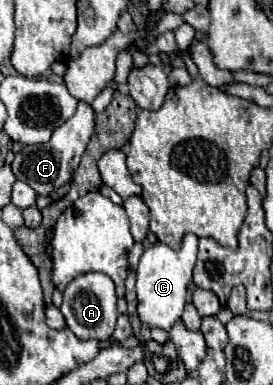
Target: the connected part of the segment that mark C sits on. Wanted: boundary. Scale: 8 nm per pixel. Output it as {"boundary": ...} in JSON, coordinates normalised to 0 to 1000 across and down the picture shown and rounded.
{"boundary":[[[714,605],[670,610],[663,642],[626,647],[604,631],[568,631],[531,647],[502,694],[502,813],[524,844],[590,849],[604,860],[663,823],[678,797],[685,740],[707,714],[707,694],[722,678],[722,631],[729,616]]]}

